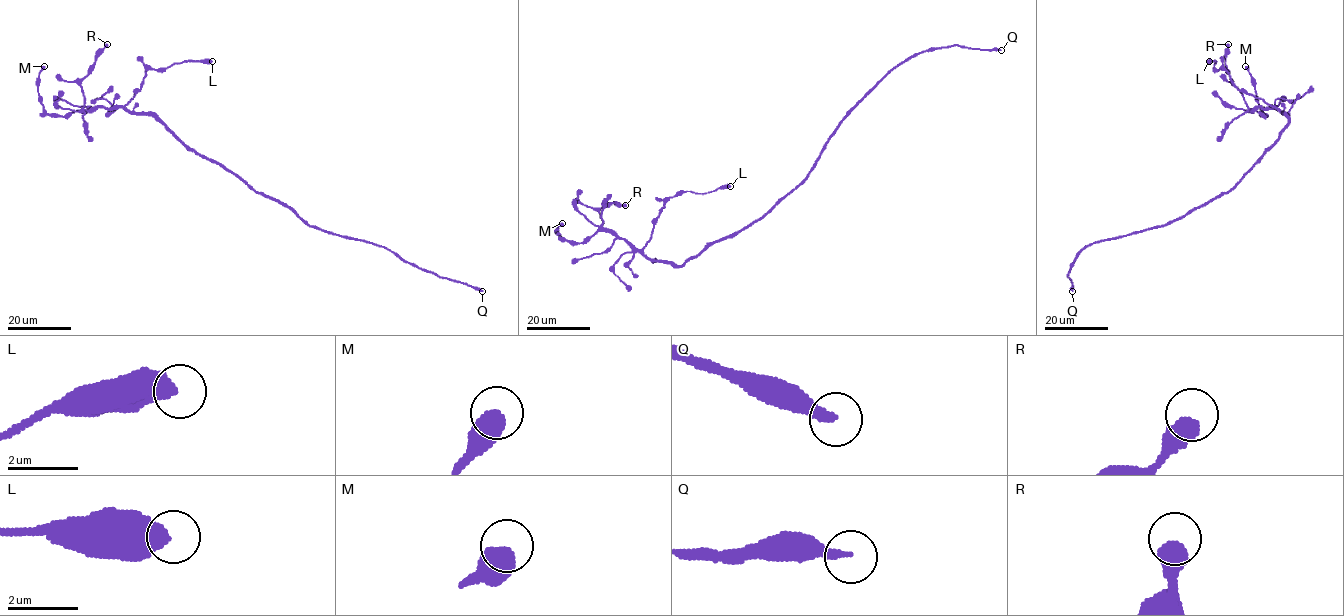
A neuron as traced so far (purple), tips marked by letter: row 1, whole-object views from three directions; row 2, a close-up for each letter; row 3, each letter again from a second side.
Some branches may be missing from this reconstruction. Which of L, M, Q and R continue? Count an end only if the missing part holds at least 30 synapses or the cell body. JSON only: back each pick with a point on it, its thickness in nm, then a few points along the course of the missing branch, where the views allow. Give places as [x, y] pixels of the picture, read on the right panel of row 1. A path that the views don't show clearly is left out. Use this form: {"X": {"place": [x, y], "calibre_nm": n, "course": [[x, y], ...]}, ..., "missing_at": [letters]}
{"Q": {"place": [1072, 291], "calibre_nm": 280}, "missing_at": ["Q"]}

